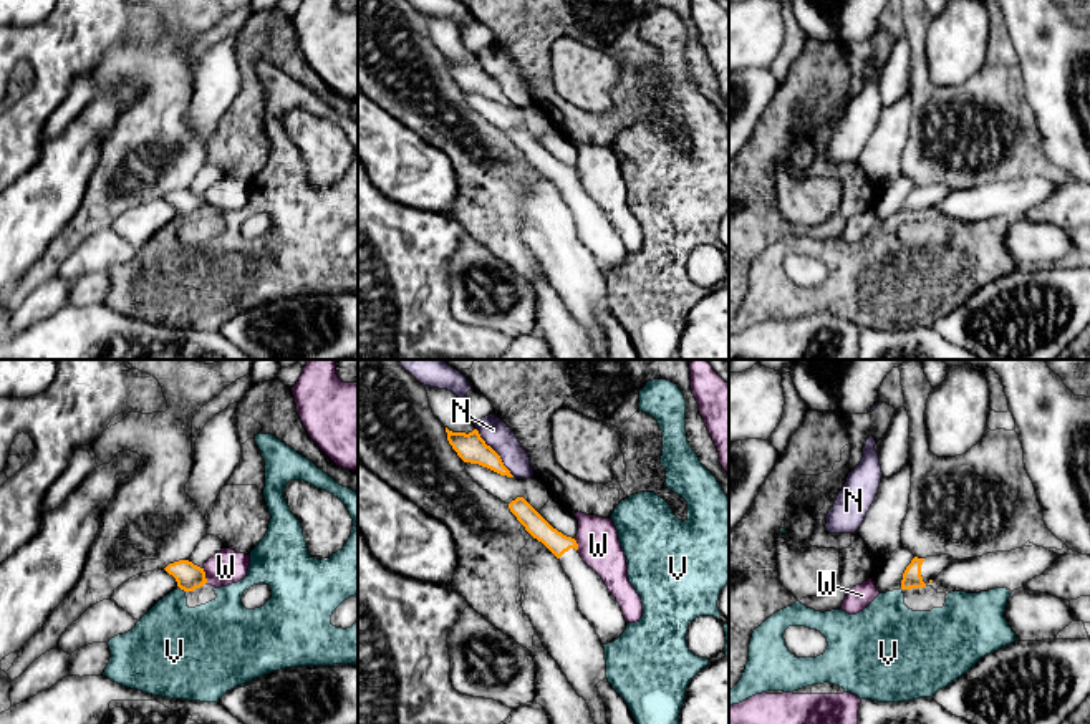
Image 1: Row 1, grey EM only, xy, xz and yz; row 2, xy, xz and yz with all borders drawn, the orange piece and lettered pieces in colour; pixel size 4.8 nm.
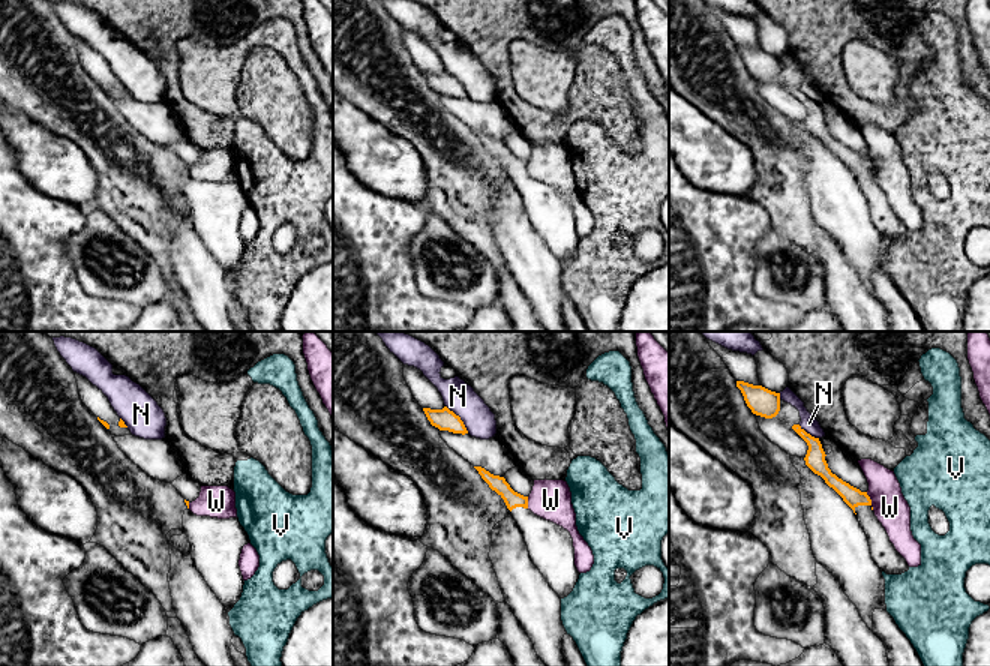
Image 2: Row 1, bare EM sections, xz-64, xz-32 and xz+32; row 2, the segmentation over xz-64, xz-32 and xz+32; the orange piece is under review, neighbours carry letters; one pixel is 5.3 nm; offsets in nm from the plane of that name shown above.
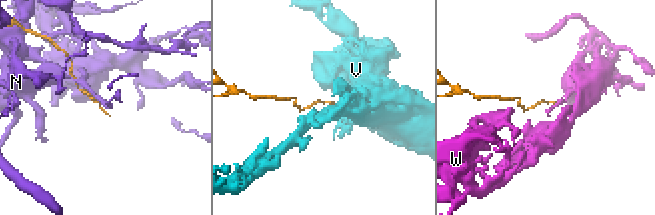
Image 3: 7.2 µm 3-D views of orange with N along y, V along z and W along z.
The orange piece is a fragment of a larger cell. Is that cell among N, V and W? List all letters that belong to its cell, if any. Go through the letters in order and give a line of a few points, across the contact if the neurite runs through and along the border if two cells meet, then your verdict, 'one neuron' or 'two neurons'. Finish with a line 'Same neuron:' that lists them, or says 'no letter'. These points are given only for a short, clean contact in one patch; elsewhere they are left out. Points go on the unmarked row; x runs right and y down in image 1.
N: two neurons
V: line xy (179, 216), (184, 221); two neurons
W: line xy (202, 197), (207, 211); two neurons
Same neuron: no letter

